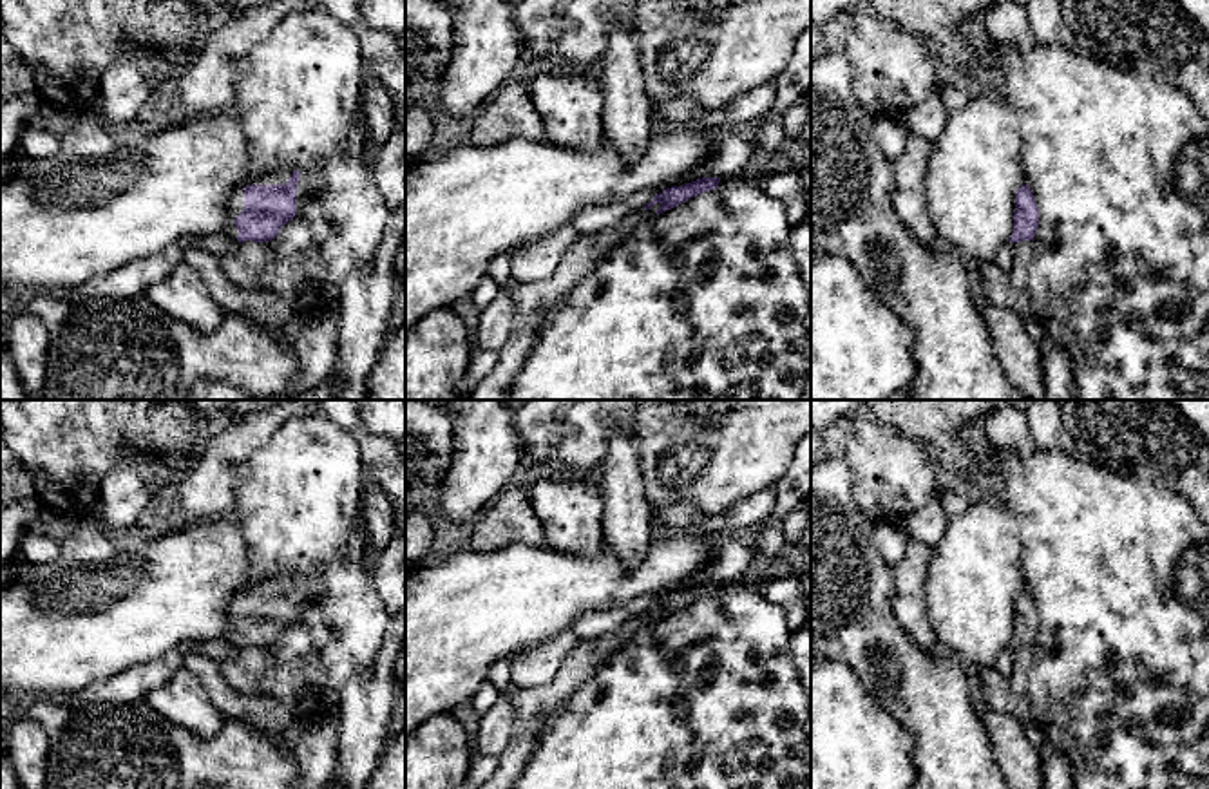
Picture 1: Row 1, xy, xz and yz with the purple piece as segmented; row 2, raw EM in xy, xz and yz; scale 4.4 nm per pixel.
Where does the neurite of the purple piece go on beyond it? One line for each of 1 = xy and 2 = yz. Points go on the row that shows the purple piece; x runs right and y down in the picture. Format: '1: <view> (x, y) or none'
1: xy (310, 183)
2: none

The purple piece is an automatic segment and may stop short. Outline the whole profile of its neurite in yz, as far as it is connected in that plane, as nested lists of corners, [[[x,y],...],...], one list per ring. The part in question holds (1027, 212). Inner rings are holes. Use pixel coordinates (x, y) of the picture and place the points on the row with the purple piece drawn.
[[[1023,185],[1015,194],[1014,233],[1010,242],[1033,241],[1039,228],[1039,206],[1032,188]]]

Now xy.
[[[295,170],[284,185],[248,185],[228,201],[224,233],[239,242],[270,242],[324,185],[322,172]]]

